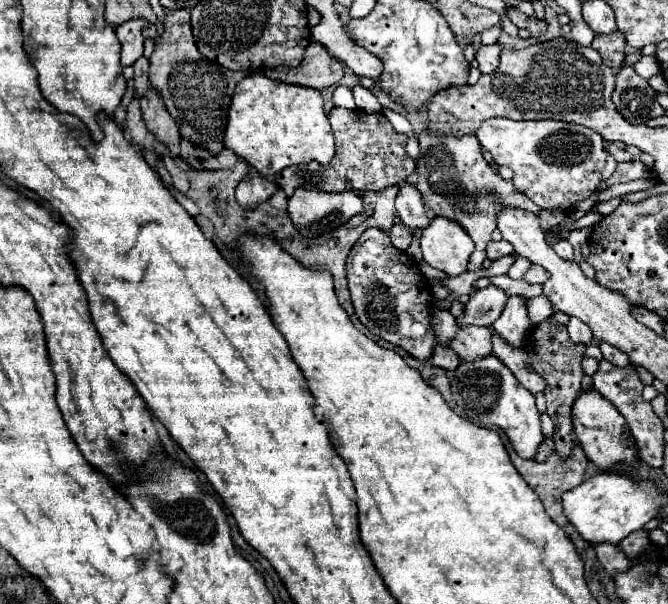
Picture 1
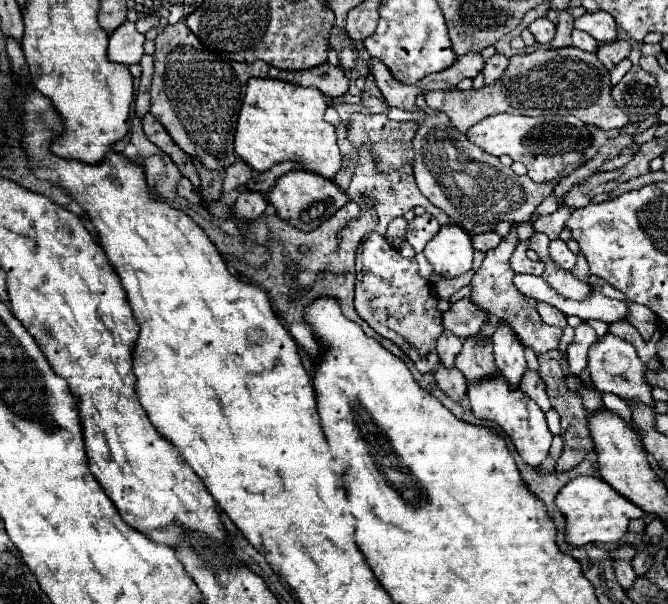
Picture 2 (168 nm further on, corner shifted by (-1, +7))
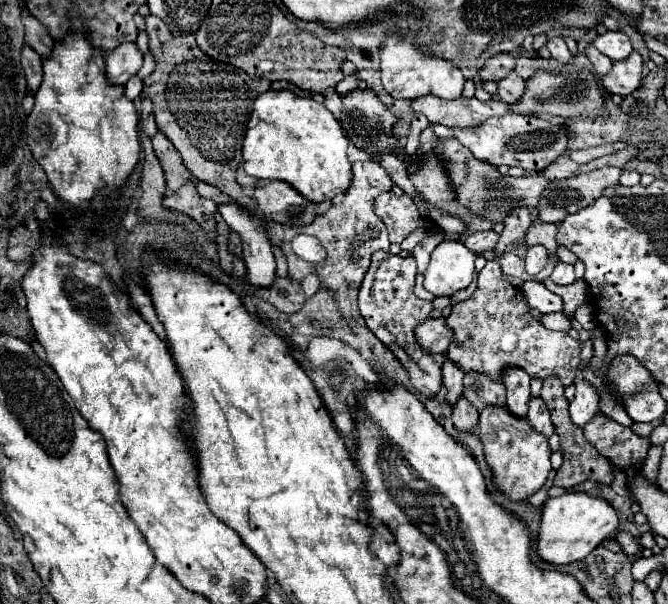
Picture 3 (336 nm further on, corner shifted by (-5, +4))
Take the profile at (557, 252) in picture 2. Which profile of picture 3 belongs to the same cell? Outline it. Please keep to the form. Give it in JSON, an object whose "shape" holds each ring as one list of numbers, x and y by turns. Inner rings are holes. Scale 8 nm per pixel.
{"shape":[[561,259,555,261,555,269,551,273,551,279,557,283,557,285,569,285,575,281,575,271,573,271,573,265,571,263,563,263]]}

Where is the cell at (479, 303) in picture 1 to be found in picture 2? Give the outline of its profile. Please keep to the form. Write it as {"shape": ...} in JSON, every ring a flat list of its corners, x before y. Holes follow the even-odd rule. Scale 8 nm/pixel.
{"shape":[[463,298,455,302,447,312,443,312,443,328,465,340,465,336,469,338,479,332,477,328,485,324,485,318,487,314,483,310,479,310,471,300]]}

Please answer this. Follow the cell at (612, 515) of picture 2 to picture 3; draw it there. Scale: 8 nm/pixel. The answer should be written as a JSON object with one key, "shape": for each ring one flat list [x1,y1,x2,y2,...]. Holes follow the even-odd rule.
{"shape":[[585,491,565,493,561,497,549,497,543,505,537,553,543,561,563,565,587,557,605,539,613,539,619,533,619,517,607,499,593,497]]}

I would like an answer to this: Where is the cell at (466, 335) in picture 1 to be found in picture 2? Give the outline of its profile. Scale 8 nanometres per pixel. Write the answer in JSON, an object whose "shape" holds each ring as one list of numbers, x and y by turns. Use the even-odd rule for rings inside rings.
{"shape":[[467,338,463,342,461,354,455,360,455,368,465,376,467,382,477,382,483,378,499,376,497,366,493,364,493,348,489,340]]}

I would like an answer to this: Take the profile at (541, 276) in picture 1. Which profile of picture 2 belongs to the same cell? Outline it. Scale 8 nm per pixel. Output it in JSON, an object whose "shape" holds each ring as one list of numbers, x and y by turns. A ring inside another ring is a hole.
{"shape":[[515,250,515,254,511,256,511,268,513,268,515,272,519,272,519,274,533,274,533,276,541,276,541,274,543,274,545,264,541,264,539,260,537,260,537,262,533,262,533,260,529,260,529,258,527,258,527,254,517,254,517,250]]}

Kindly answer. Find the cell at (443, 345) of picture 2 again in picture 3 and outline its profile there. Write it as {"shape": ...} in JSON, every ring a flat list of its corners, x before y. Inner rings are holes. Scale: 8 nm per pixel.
{"shape":[[445,359,445,365,443,365,443,385,447,389,445,399,449,405,453,405,457,397,463,393,463,371,451,359]]}

